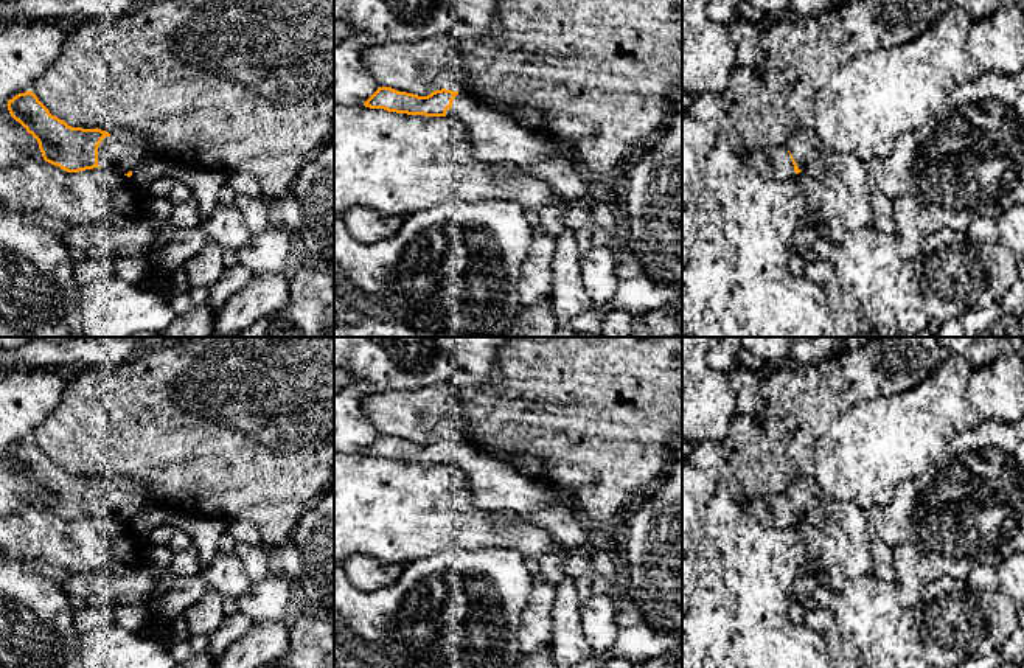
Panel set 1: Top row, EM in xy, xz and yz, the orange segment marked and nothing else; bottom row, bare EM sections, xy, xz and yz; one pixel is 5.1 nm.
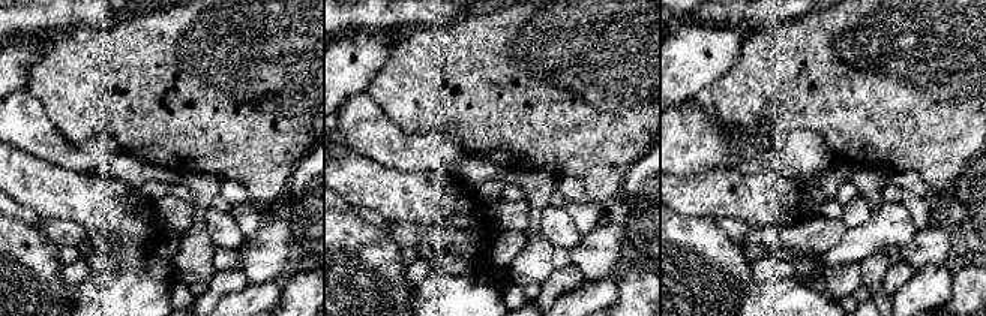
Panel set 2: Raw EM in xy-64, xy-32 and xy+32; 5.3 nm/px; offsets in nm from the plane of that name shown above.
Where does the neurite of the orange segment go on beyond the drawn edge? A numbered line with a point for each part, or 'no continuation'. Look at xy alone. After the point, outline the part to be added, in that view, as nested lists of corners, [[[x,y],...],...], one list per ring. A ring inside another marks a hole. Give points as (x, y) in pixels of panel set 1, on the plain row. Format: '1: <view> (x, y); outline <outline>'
1: xy (123, 499); outline [[[113,478],[109,480],[98,494],[98,514],[127,522],[149,505],[157,505],[145,491],[145,488],[134,480]]]

